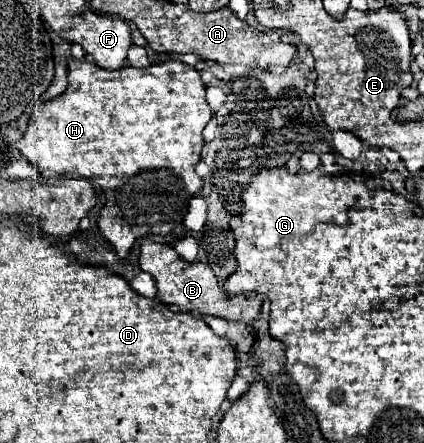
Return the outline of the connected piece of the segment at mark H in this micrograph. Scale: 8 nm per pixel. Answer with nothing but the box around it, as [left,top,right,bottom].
[17,61,211,259]

